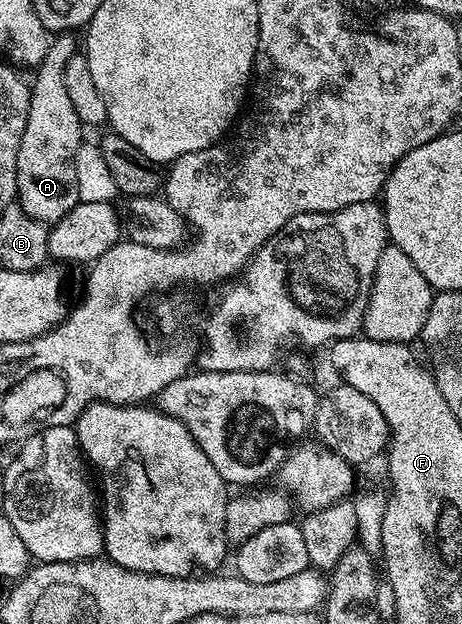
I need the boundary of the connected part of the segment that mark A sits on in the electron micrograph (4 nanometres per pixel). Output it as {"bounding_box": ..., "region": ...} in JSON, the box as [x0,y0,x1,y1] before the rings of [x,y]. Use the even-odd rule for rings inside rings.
{"bounding_box":[16,33,83,225],"region":[[[57,33],[50,38],[47,57],[35,69],[37,75],[31,79],[29,89],[29,112],[27,113],[27,125],[23,129],[23,137],[19,141],[17,150],[17,197],[16,202],[33,219],[40,223],[52,225],[59,222],[75,205],[81,202],[79,197],[79,185],[75,181],[75,153],[83,142],[83,124],[79,121],[79,113],[75,113],[75,105],[71,101],[71,93],[67,93],[67,81],[65,70],[71,61],[71,57],[78,54],[79,39],[73,33]]]}

